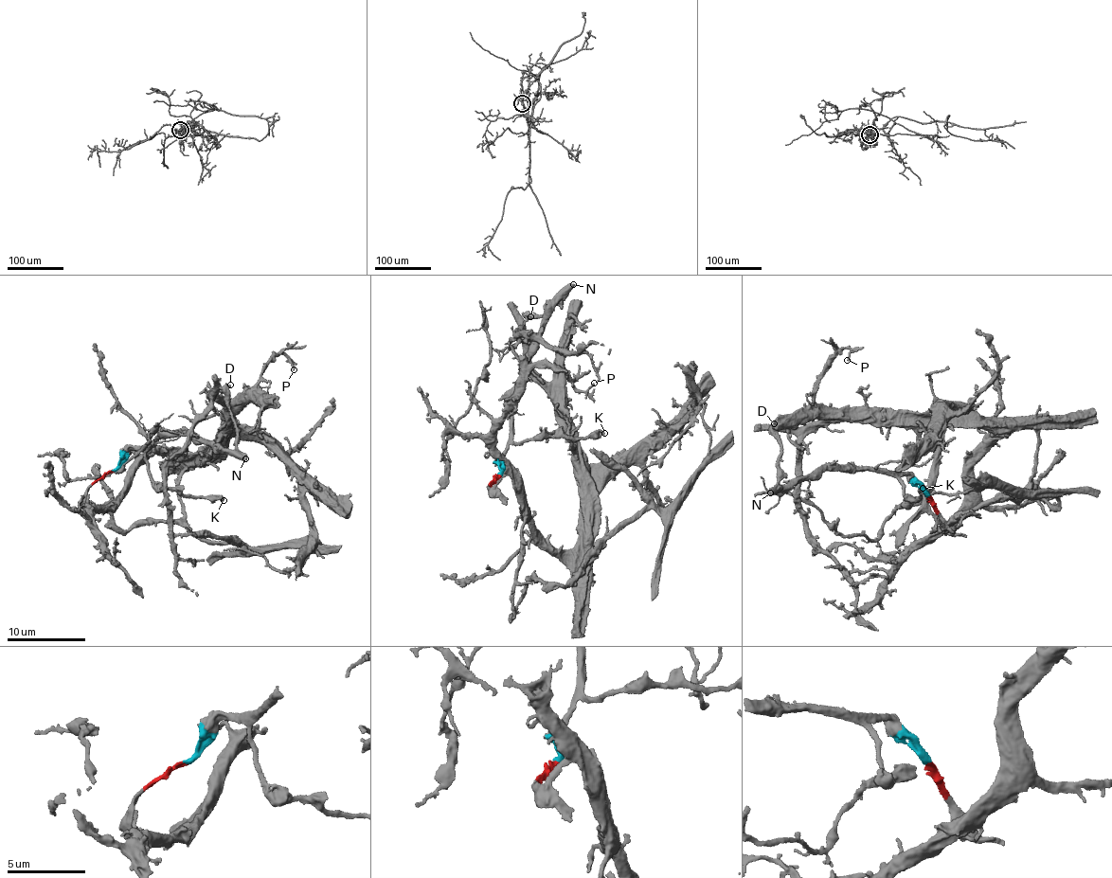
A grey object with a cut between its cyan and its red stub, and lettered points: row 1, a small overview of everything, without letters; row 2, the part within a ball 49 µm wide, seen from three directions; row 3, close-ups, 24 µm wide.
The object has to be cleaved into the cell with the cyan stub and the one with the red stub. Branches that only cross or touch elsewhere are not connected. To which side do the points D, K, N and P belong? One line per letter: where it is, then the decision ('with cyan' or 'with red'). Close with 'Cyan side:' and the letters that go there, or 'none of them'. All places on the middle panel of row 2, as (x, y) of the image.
D: place (530, 316); with cyan
K: place (604, 433); with cyan
N: place (573, 284); with cyan
P: place (594, 383); with red
Cyan side: D, K, N

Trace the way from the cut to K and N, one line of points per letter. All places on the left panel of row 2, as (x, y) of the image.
K: (113, 471), (134, 447), (143, 453), (148, 474), (158, 485), (177, 489), (185, 494), (224, 499)
N: (113, 471), (135, 446), (145, 447), (166, 430), (177, 434), (184, 429), (190, 431), (246, 458)

